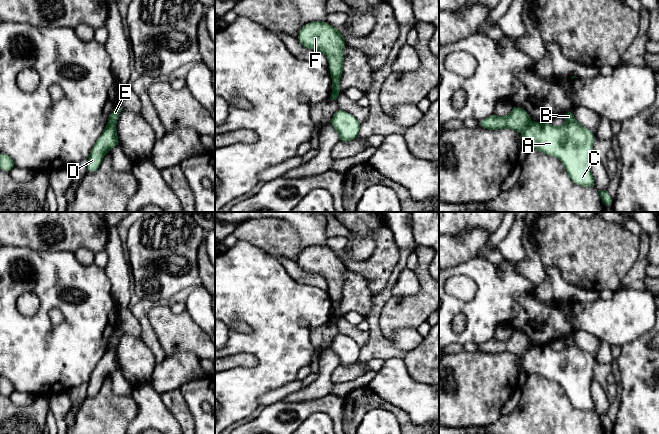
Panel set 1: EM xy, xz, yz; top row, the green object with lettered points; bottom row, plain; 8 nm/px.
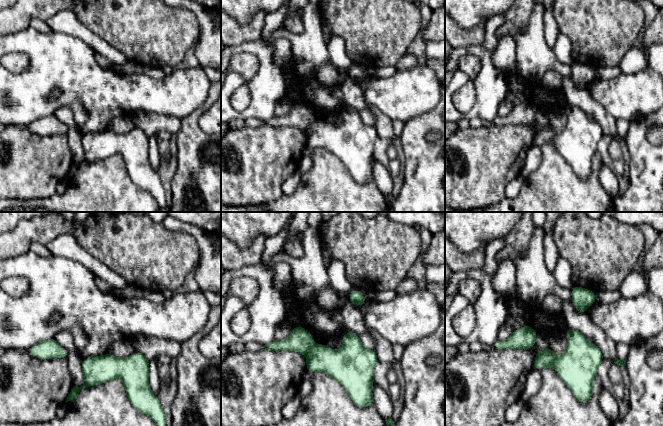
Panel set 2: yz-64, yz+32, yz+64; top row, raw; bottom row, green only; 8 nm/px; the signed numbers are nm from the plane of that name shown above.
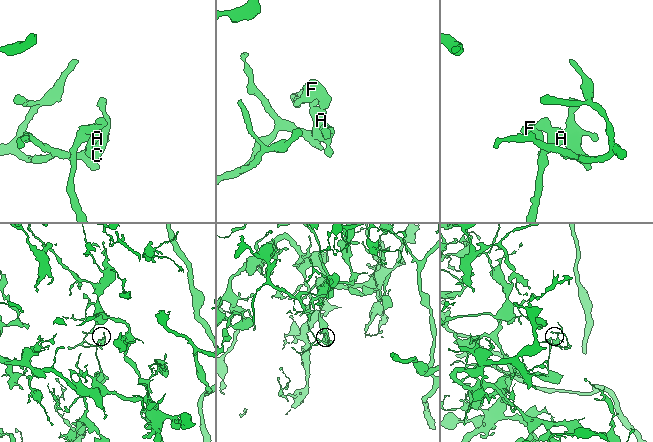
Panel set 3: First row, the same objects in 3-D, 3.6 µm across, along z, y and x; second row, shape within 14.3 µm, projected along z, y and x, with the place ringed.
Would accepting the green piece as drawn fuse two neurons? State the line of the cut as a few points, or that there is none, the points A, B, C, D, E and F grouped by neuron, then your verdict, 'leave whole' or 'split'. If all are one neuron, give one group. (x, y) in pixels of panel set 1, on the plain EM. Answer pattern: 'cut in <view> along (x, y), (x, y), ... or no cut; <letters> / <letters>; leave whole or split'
cut in yz along (529, 345), (521, 356); A B C D / E F; split

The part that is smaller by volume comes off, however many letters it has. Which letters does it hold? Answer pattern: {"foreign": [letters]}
{"foreign": ["A", "B", "C", "D"]}

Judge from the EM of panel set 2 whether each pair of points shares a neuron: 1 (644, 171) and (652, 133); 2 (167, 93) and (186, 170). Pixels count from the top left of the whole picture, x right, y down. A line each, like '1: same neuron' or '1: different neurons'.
1: different neurons
2: different neurons

